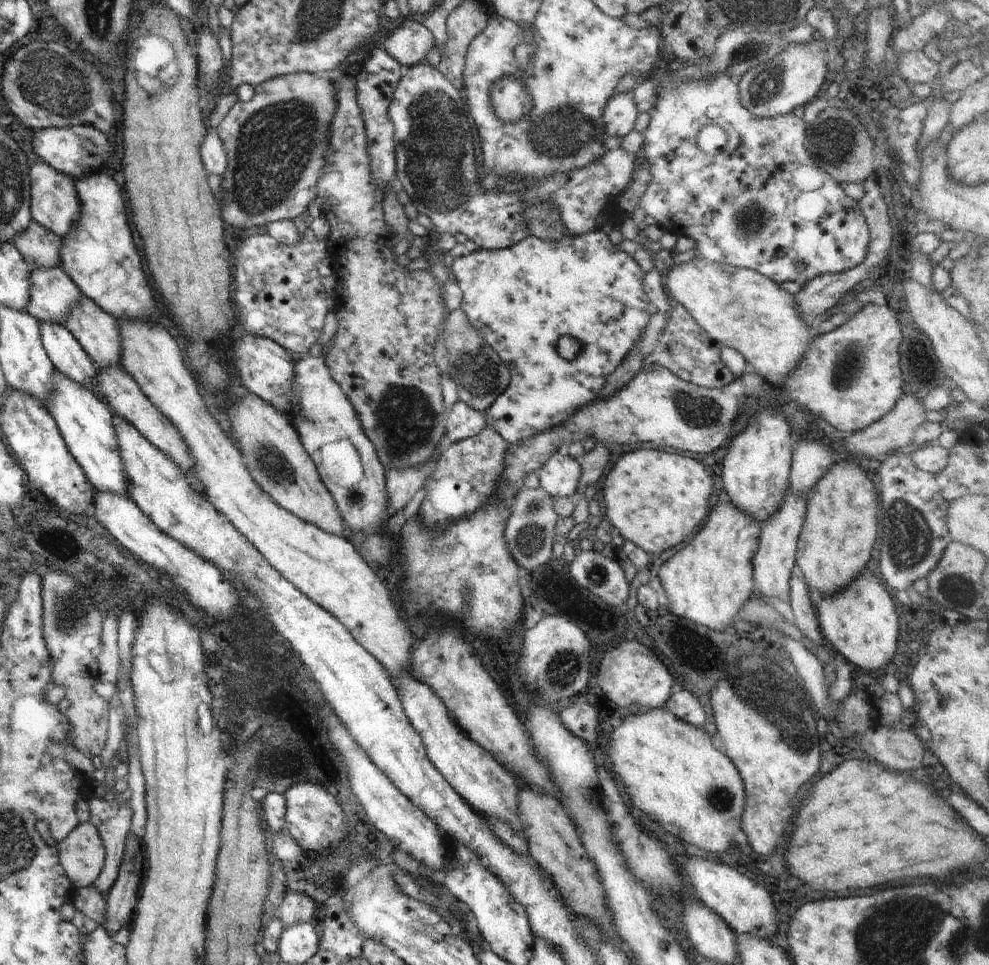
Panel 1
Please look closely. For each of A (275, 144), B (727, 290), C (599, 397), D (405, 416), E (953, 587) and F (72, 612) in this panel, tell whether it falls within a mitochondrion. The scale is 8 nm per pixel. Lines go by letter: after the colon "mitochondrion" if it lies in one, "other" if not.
A: mitochondrion
B: other
C: other
D: mitochondrion
E: mitochondrion
F: mitochondrion

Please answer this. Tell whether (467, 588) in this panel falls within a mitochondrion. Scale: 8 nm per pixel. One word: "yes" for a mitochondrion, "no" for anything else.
yes

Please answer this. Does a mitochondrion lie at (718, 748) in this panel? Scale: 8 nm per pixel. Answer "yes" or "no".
no

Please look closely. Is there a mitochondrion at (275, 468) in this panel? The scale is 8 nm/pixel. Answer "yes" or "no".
yes

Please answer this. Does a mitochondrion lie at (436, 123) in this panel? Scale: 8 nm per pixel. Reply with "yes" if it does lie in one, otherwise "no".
yes

